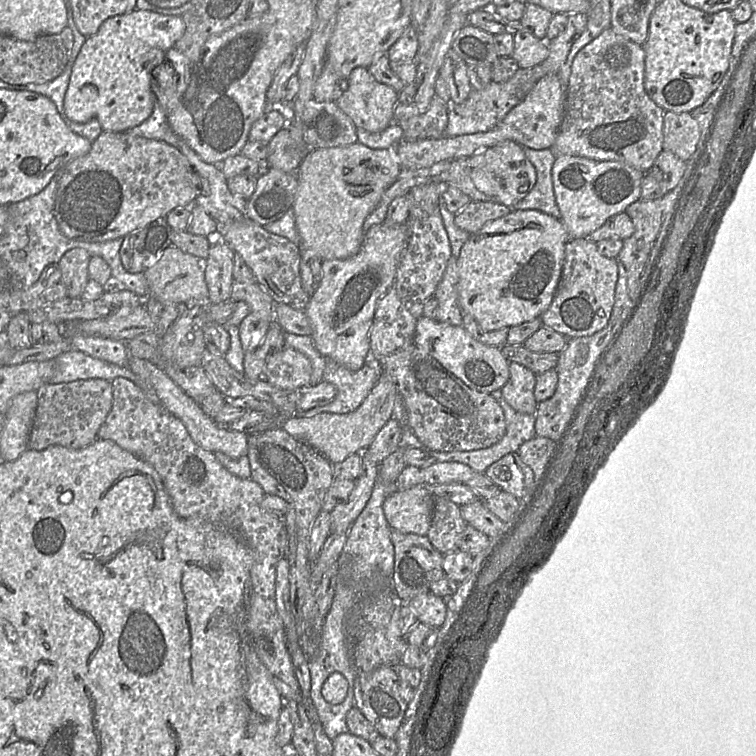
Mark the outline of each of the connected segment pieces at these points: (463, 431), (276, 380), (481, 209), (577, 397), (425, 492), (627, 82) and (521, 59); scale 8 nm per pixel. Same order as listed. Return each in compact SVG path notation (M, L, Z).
M412 343L387 356L382 362L383 371L393 378L405 403L408 424L426 447L437 451L471 451L487 448L504 436L505 417L494 398L466 386Z
M284 346L268 359L260 379L283 391L299 391L309 386L311 373L309 359Z
M487 201L470 202L455 214L454 221L457 227L471 235L478 232L488 222L501 218L510 211L510 208L498 203Z
M617 261L617 268L618 275L614 303L607 325L593 335L567 339L565 348L558 355L558 362L555 368L558 375L558 382L555 393L550 399L538 403L535 413L534 429L535 435L537 436L549 438L555 442L559 440L574 416L598 357L602 356L631 314L635 302L631 300L627 292L625 267L620 261Z
M426 485L390 494L383 503L390 528L402 533L426 535L432 519L433 499Z
M611 28L575 56L566 89L564 117L552 151L556 156L578 156L617 161L642 173L650 171L663 150L663 114L644 88L644 50Z
M520 27L512 28L514 49L511 57L521 69L531 69L540 65L549 55L546 40L539 39Z

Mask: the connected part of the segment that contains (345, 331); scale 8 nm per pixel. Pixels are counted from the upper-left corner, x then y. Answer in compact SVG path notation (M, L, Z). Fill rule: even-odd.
M381 223L365 232L359 252L346 259L322 260L321 281L305 308L312 327L311 338L327 360L359 370L369 352L369 333L380 298L394 281L400 257L408 238L407 223Z

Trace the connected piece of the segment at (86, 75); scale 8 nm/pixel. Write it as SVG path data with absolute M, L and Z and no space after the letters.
M135 9L106 19L97 33L85 40L72 68L64 97L65 117L76 123L96 119L105 132L126 132L147 120L156 103L152 91L153 70L163 64L166 53L183 36L185 23L181 16Z

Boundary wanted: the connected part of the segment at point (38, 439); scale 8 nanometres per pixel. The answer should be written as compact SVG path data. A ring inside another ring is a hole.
M100 378L68 383L44 384L37 390L37 409L28 440L28 448L43 450L60 445L82 449L97 439L97 433L113 404L110 381Z

